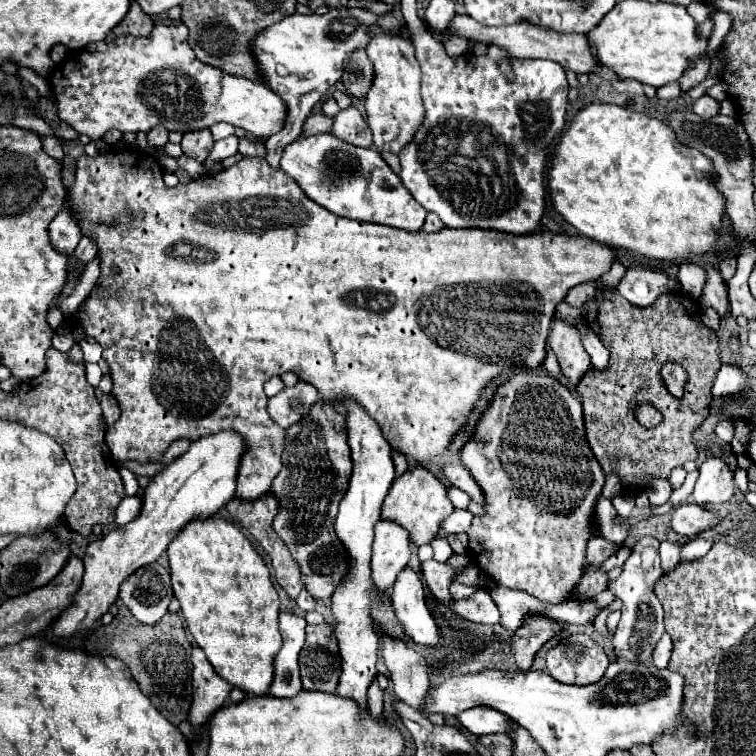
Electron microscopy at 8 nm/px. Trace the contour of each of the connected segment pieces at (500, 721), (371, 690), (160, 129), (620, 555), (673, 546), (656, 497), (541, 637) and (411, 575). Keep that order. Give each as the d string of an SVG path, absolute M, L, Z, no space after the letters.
M476 706L476 708L468 708L468 710L460 712L456 716L456 720L468 732L482 736L482 734L492 734L492 732L506 732L510 718L506 718L506 714L502 714L494 708Z
M378 674L375 676L372 684L368 688L368 707L370 709L370 714L372 714L372 718L374 718L374 720L382 720L384 691L378 684L377 676Z
M154 126L150 132L148 132L148 144L150 146L164 146L168 142L168 130L164 126Z
M622 546L616 554L612 555L608 560L606 560L602 566L601 570L604 570L604 572L609 572L613 568L616 567L622 567L625 561L628 559L628 557L631 554L631 548L628 548L627 546Z
M688 538L687 541L671 542L669 540L662 541L659 546L659 555L663 573L673 570L680 561L680 549L683 544L694 540Z
M652 480L650 486L646 488L646 494L650 498L650 506L658 506L658 504L664 504L670 500L670 494L672 494L672 486L668 480Z
M544 614L528 616L510 640L510 648L512 648L512 654L516 658L516 666L522 672L528 672L532 662L534 662L534 656L538 654L538 650L550 638L558 636L562 630L564 630L562 624L558 624L556 620L550 620Z
M404 568L390 592L396 622L414 644L442 646L444 638L424 602L424 586L412 568Z

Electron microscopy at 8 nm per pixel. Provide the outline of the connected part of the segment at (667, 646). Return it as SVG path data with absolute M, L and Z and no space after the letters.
M664 634L654 650L654 656L652 656L652 664L658 666L658 668L666 668L668 662L670 662L670 656L672 656L672 640L668 634Z

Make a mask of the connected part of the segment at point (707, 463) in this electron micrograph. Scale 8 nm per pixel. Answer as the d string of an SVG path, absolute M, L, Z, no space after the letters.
M708 458L698 468L700 476L694 486L694 502L700 506L716 506L722 502L728 502L734 496L734 478L730 466L724 462L724 458Z

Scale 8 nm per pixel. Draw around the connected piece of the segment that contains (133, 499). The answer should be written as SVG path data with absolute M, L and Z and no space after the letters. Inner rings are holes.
M124 496L124 500L120 502L120 506L116 508L116 516L114 516L114 524L116 526L124 526L130 520L134 520L140 512L140 498L138 496Z

